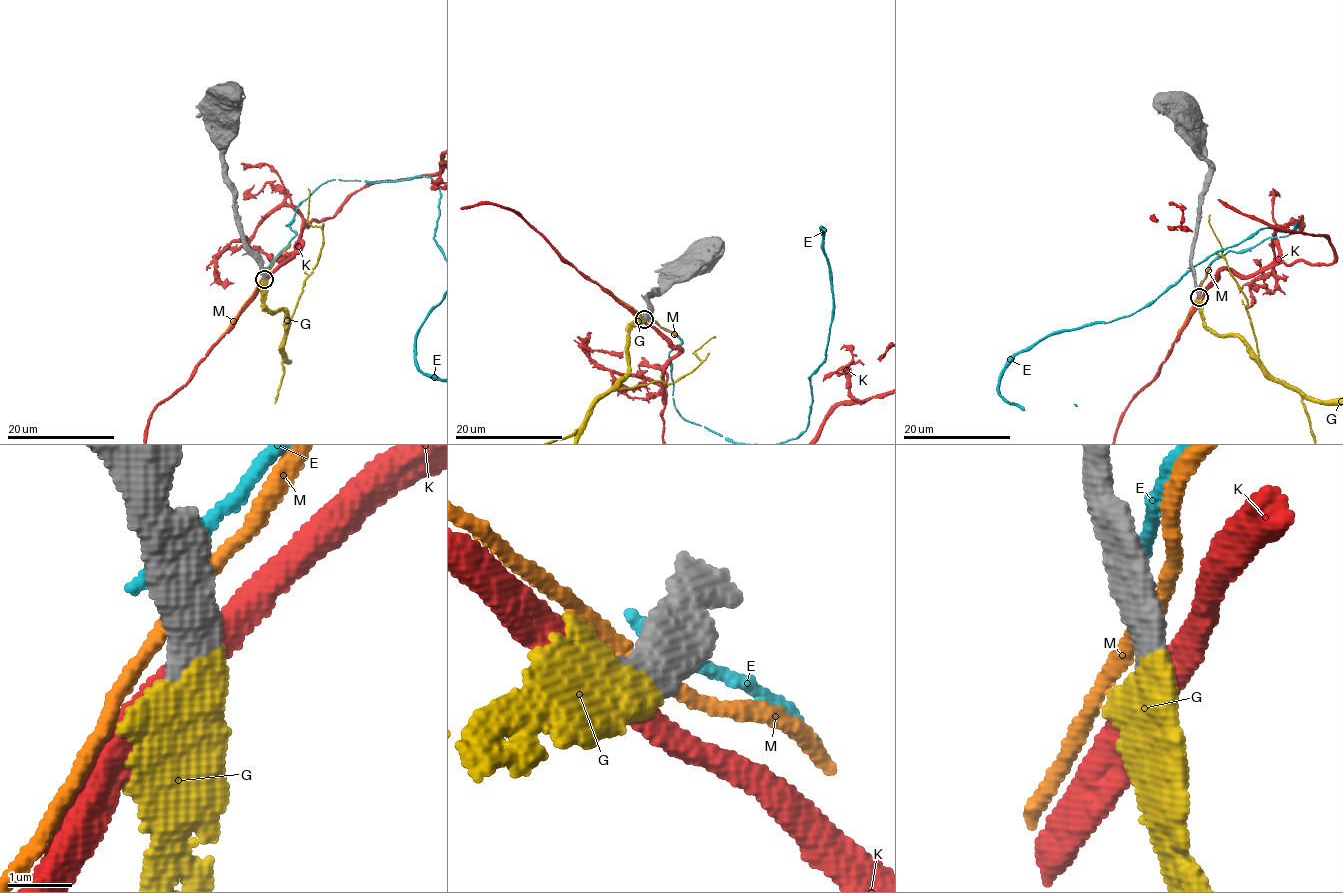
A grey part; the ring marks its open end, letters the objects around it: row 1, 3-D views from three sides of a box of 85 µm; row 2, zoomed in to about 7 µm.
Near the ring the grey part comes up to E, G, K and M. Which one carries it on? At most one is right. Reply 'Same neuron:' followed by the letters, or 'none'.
Same neuron: G

